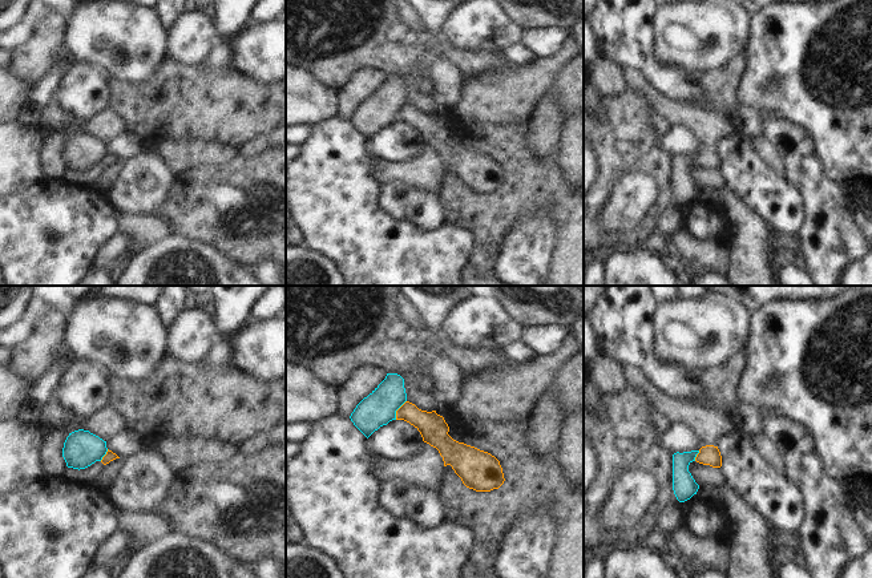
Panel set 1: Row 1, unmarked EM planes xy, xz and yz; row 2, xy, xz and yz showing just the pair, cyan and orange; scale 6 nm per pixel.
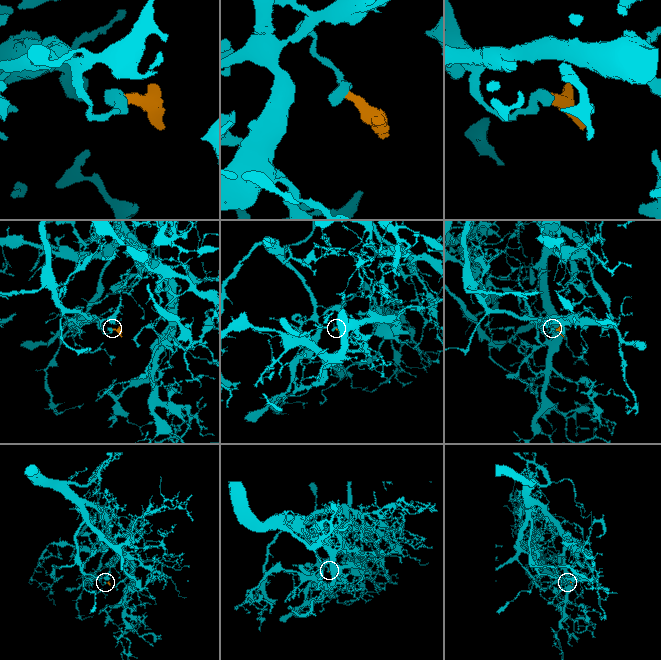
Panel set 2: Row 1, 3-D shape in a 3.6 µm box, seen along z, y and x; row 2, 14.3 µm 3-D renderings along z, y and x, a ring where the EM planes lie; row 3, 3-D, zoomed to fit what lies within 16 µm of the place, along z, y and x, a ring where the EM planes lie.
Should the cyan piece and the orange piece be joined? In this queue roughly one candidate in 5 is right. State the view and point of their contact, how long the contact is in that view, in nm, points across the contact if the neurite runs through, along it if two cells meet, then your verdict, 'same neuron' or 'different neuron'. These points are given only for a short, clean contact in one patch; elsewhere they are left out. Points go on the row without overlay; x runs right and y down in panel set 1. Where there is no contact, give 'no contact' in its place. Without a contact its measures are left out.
meets cyan in xz at (398, 110); contact 140 nm long; border along xz (406, 102), (396, 113), (395, 121); different neuron

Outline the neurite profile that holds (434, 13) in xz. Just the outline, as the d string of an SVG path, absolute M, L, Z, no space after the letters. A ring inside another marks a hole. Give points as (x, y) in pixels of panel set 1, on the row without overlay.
M405 0L420 17L424 29L441 45L448 16L468 0Z

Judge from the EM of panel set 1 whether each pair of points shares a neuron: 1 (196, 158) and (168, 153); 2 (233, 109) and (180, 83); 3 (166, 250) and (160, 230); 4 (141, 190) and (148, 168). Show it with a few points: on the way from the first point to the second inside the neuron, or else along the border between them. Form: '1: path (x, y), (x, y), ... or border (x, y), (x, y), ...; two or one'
1: path (189, 154), (174, 153); one
2: path (219, 105), (202, 105), (193, 96); one
3: border (169, 233), (146, 246); two
4: path (142, 185), (146, 173); one

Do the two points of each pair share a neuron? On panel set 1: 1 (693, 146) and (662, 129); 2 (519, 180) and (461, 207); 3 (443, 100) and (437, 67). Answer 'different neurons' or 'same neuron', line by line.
1: different neurons
2: same neuron
3: same neuron

